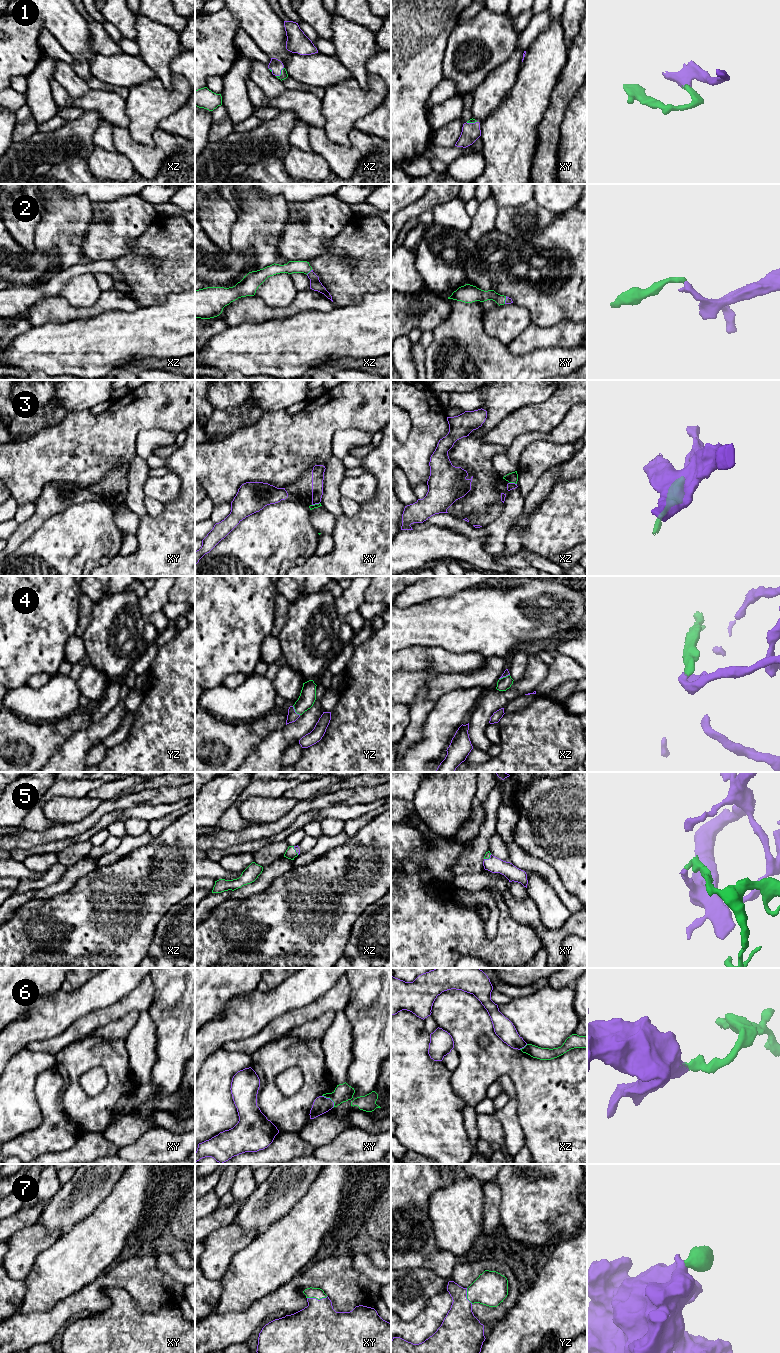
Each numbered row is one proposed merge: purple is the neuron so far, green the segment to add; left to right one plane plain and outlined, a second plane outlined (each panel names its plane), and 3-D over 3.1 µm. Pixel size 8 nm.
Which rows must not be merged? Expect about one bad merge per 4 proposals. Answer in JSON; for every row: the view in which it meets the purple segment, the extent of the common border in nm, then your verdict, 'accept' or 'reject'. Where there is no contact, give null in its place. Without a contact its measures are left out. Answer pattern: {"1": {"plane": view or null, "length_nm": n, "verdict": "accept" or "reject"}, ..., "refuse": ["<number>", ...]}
{"1": {"plane": "xz", "length_nm": 100, "verdict": "accept"}, "2": {"plane": "xz", "length_nm": 60, "verdict": "accept"}, "3": {"plane": "xz", "length_nm": 70, "verdict": "reject"}, "4": {"plane": "yz", "length_nm": 100, "verdict": "accept"}, "5": {"plane": "xy", "length_nm": 80, "verdict": "accept"}, "6": {"plane": "xy", "length_nm": 140, "verdict": "accept"}, "7": {"plane": "xy", "length_nm": 170, "verdict": "accept"}, "refuse": ["3"]}

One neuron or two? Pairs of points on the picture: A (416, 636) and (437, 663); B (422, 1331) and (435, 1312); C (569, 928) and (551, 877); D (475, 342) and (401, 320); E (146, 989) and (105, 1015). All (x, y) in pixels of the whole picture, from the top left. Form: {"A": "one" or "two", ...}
{"A": "two", "B": "one", "C": "two", "D": "two", "E": "one"}

